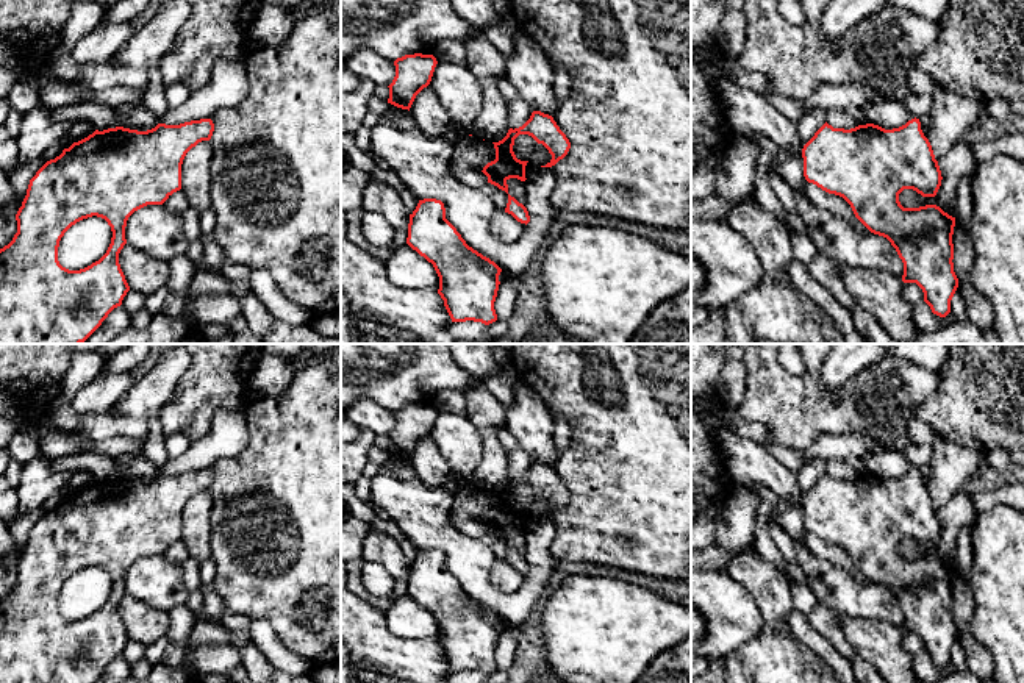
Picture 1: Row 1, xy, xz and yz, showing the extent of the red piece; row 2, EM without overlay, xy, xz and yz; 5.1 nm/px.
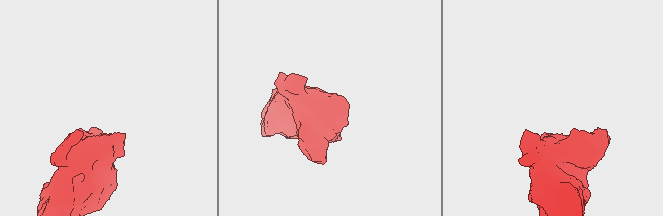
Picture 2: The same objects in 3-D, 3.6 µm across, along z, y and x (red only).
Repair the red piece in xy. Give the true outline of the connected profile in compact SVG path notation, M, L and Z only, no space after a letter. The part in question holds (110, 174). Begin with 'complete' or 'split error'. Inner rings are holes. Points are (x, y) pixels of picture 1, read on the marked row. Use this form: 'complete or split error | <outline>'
complete | M211 119L158 123L147 131L124 127L95 130L47 161L30 180L16 214L17 233L0 249L0 344L84 342L130 291L119 264L128 217L147 205L163 205L181 189L186 153L209 141L213 131ZM92 216L108 222L111 244L98 261L69 270L58 261L59 241L72 225Z

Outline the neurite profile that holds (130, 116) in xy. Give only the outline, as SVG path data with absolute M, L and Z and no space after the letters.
M124 103L111 109L119 120L119 127L124 128L147 131L159 123L159 119L153 113L150 113L144 106L144 103L142 105Z

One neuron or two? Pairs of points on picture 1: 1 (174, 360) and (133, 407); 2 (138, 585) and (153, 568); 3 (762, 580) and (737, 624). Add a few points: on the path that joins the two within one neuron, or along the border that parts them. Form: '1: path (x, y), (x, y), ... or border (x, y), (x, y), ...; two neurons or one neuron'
1: path (168, 371), (144, 396); one neuron
2: path (143, 580), (149, 572); one neuron
3: border (726, 571), (749, 593), (760, 608), (762, 632); two neurons

